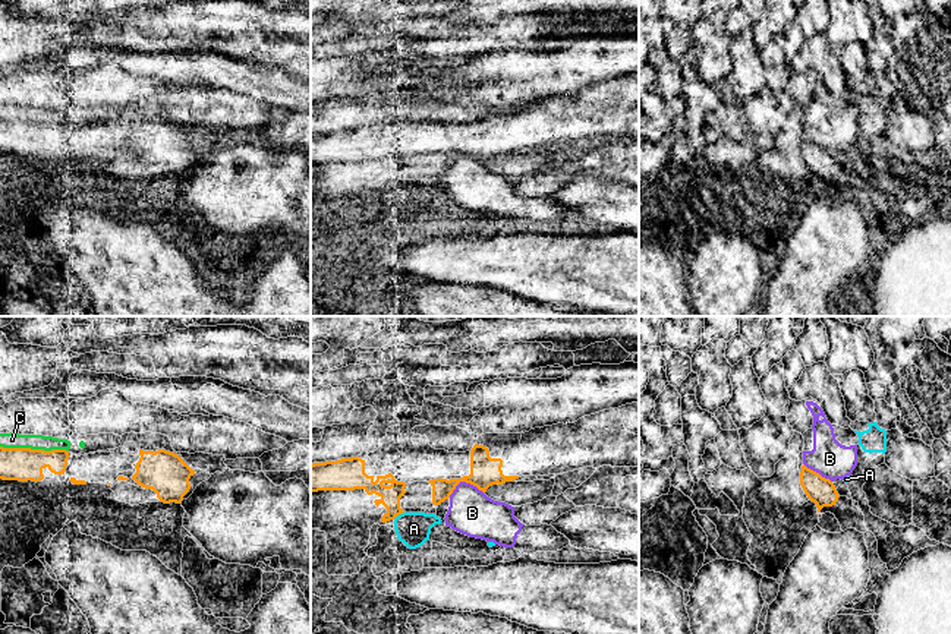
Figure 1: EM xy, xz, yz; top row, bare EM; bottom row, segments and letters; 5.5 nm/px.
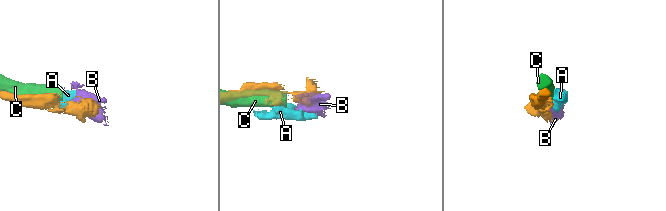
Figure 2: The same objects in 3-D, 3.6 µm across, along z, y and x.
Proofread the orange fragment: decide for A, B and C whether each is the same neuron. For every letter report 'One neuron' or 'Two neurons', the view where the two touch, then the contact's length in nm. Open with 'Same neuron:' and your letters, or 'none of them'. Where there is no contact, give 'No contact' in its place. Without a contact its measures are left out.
Same neuron: none of them
A: Two neurons. Touches orange in xz. Shared border 80 nm
B: Two neurons. Touches orange in xz. Shared border 200 nm
C: Two neurons. Touches orange in xy. Shared border 380 nm

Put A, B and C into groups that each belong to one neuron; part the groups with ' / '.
A / B C

